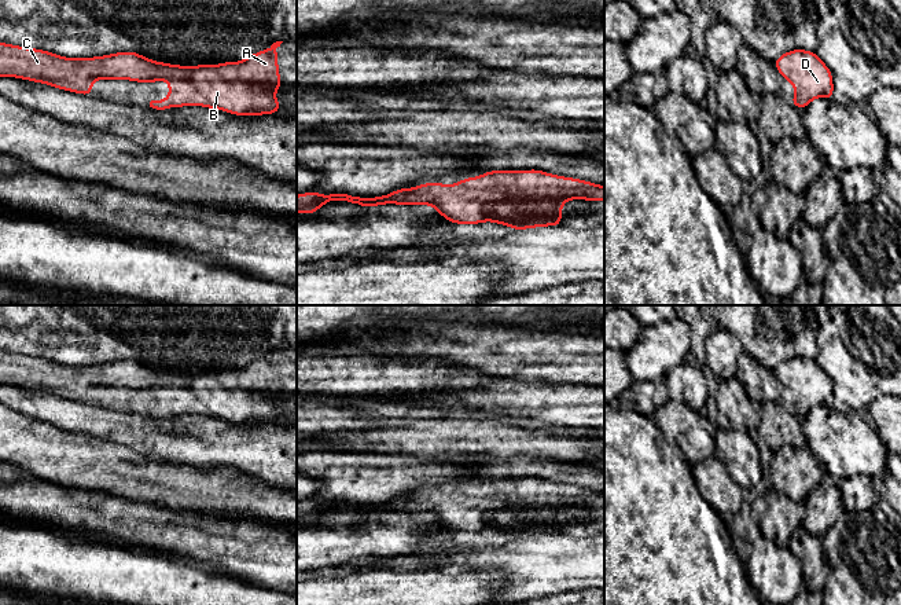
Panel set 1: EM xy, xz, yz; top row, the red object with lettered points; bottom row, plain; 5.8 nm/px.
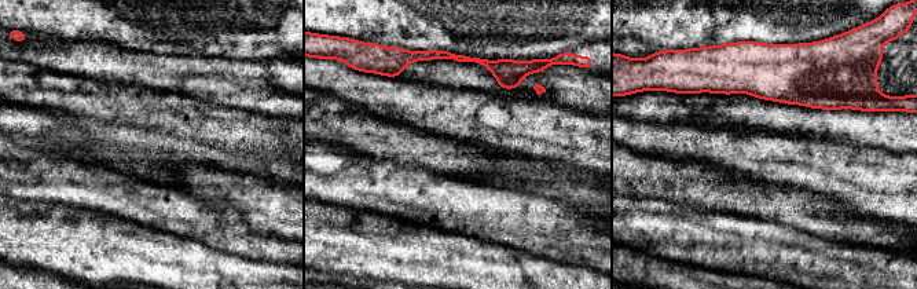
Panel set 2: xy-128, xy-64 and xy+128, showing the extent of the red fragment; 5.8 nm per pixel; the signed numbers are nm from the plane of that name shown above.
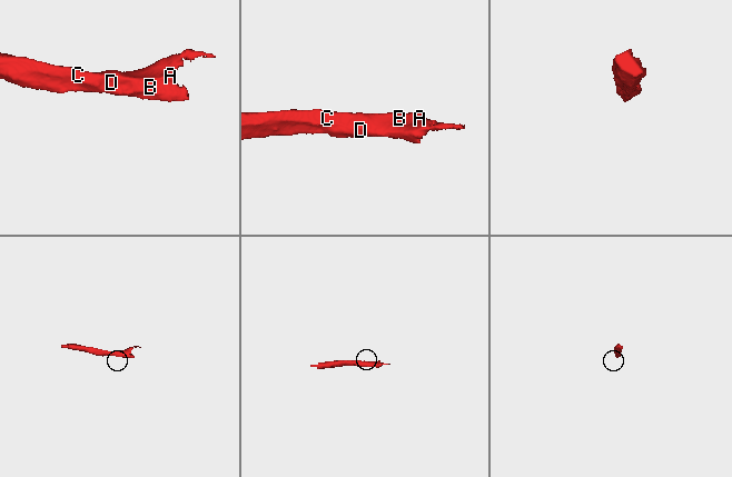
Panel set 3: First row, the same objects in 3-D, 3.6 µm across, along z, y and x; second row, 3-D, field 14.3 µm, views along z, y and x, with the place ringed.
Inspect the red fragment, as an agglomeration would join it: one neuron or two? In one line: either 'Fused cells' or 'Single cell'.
Single cell

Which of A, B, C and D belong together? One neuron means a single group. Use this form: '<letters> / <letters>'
A B C D

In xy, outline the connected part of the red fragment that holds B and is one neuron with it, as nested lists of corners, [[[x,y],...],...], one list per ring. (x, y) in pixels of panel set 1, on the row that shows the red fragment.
[[[0,41],[0,77],[15,77],[43,82],[58,89],[92,96],[95,80],[129,80],[135,82],[169,82],[169,98],[150,102],[150,107],[165,110],[184,106],[218,109],[233,116],[275,114],[282,103],[273,95],[282,87],[276,48],[283,41],[273,43],[268,50],[254,52],[239,62],[218,65],[181,66],[155,62],[137,52],[124,51],[93,58],[66,58],[45,50],[5,44]]]

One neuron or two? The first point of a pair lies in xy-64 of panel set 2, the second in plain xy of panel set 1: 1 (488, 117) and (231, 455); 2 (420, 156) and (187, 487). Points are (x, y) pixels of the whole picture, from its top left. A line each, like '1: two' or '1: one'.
1: one
2: one

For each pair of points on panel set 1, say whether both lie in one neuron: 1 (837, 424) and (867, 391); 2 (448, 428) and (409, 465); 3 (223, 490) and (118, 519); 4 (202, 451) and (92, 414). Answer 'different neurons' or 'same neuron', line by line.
1: different neurons
2: different neurons
3: different neurons
4: same neuron

